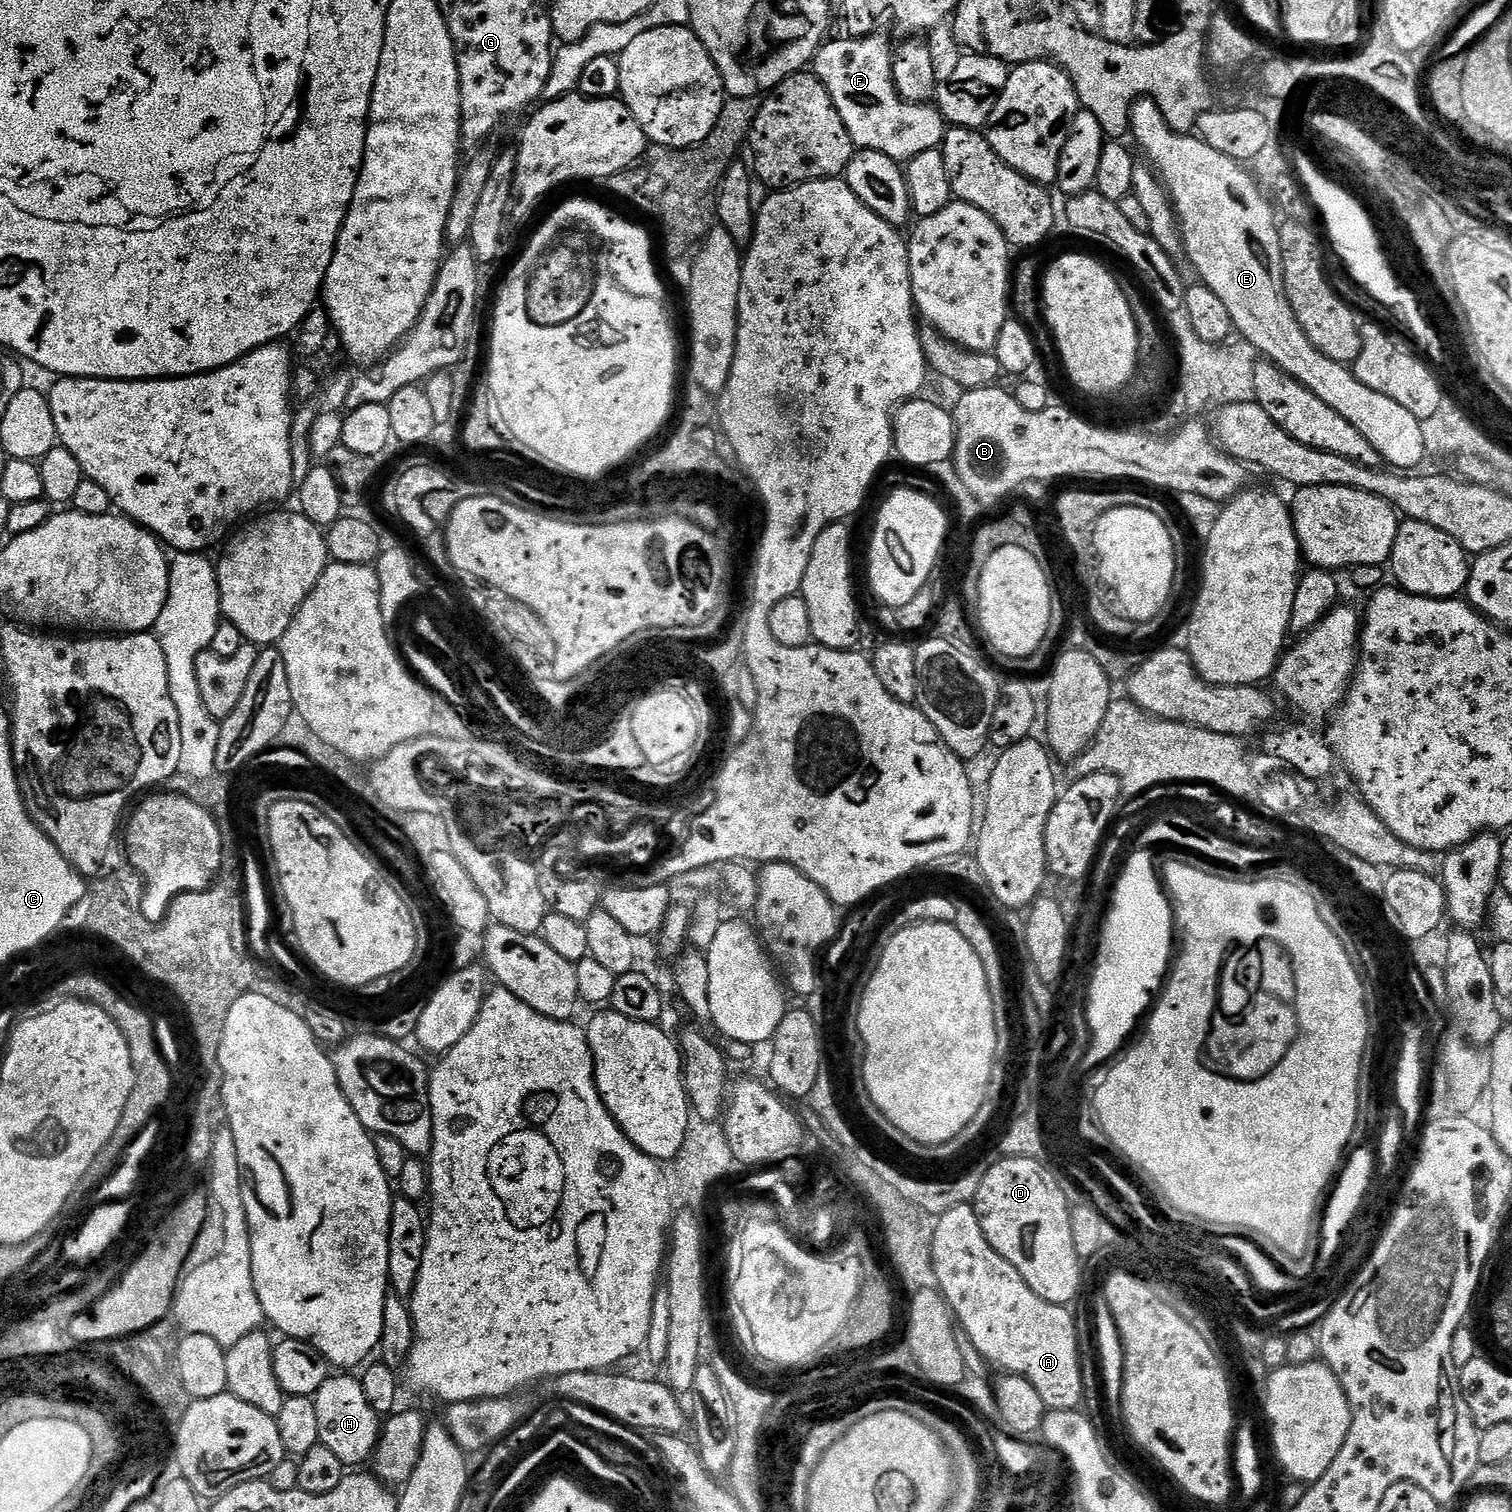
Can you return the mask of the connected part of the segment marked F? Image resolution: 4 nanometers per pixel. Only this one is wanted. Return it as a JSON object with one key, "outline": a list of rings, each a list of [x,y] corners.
{"outline":[[[880,35],[829,39],[816,53],[814,71],[826,86],[857,149],[874,150],[891,160],[907,162],[943,145],[946,121],[931,103],[911,104],[901,98],[892,80],[894,52],[888,49],[887,38]]]}

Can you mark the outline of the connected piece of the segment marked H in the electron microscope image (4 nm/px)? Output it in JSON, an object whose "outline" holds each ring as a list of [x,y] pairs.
{"outline":[[[352,1374],[329,1375],[314,1399],[318,1410],[320,1443],[326,1446],[326,1450],[331,1450],[345,1466],[360,1466],[363,1460],[364,1463],[371,1461],[376,1443],[380,1441],[382,1416],[374,1410],[374,1406],[370,1406],[370,1402],[366,1402],[359,1379]]]}

